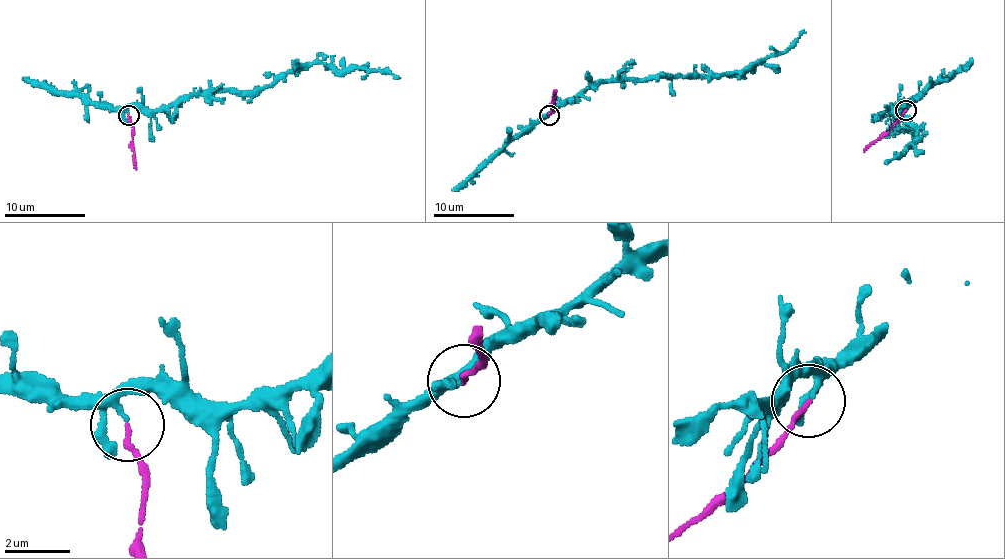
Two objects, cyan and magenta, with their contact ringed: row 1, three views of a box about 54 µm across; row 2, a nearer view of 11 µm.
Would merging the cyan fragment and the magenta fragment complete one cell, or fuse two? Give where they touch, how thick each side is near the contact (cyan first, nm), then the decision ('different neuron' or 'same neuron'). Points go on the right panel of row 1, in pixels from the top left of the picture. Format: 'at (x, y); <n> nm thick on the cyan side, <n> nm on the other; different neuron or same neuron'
at (906, 110); 160 nm thick on the cyan side, 160 nm on the other; different neuron

